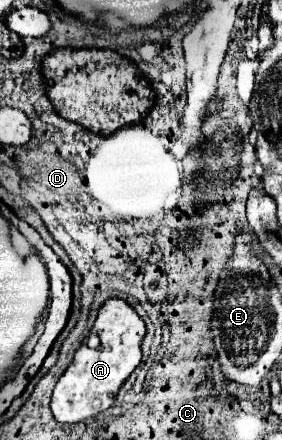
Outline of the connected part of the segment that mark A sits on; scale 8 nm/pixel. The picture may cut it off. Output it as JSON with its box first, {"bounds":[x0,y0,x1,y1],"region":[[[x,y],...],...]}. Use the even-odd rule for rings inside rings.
{"bounds":[50,298,146,424],"region":[[[108,298],[98,310],[92,332],[100,336],[100,346],[98,348],[78,348],[72,364],[66,368],[66,372],[58,378],[54,386],[50,408],[52,408],[54,418],[60,424],[82,422],[110,408],[114,404],[114,398],[120,386],[136,370],[136,366],[142,360],[140,344],[146,334],[146,328],[144,328],[142,318],[136,314],[136,310],[126,300]]]}

